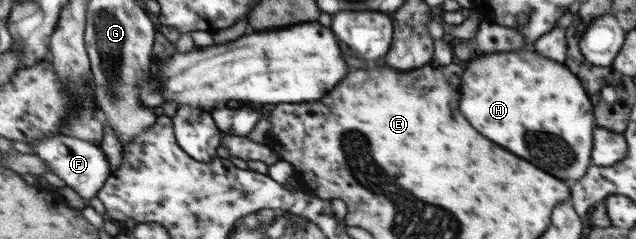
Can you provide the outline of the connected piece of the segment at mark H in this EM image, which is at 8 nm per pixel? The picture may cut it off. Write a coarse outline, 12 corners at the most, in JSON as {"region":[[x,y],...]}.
{"region":[[535,52],[470,61],[475,130],[563,182],[592,165],[593,104]]}

